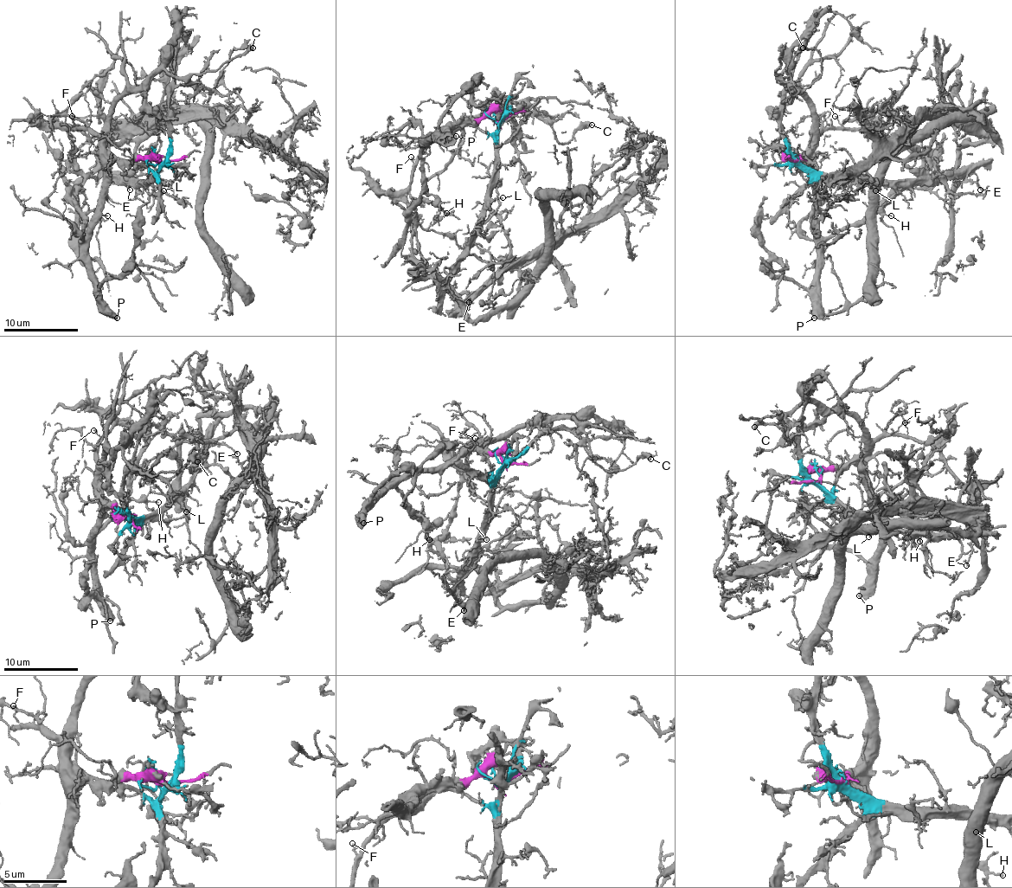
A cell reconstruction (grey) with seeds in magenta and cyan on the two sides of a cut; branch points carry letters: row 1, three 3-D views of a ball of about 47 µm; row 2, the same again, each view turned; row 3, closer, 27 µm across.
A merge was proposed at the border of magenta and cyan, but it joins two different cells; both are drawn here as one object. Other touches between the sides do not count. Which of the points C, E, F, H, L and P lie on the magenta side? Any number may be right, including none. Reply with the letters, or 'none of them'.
F, H, P

